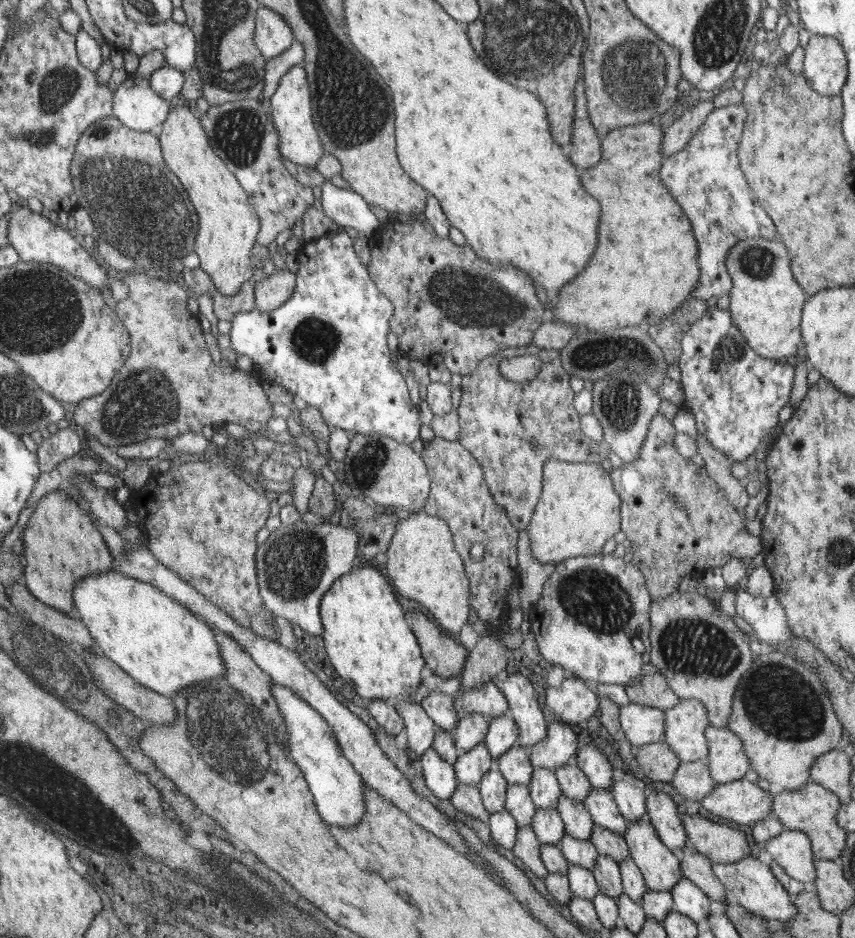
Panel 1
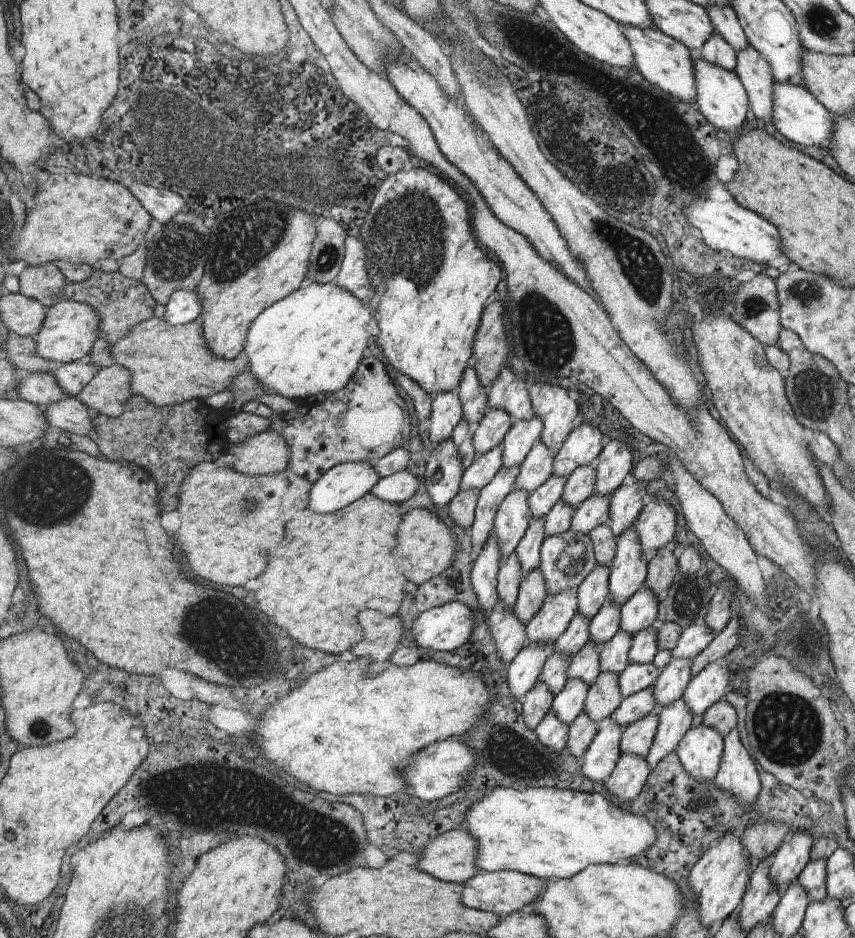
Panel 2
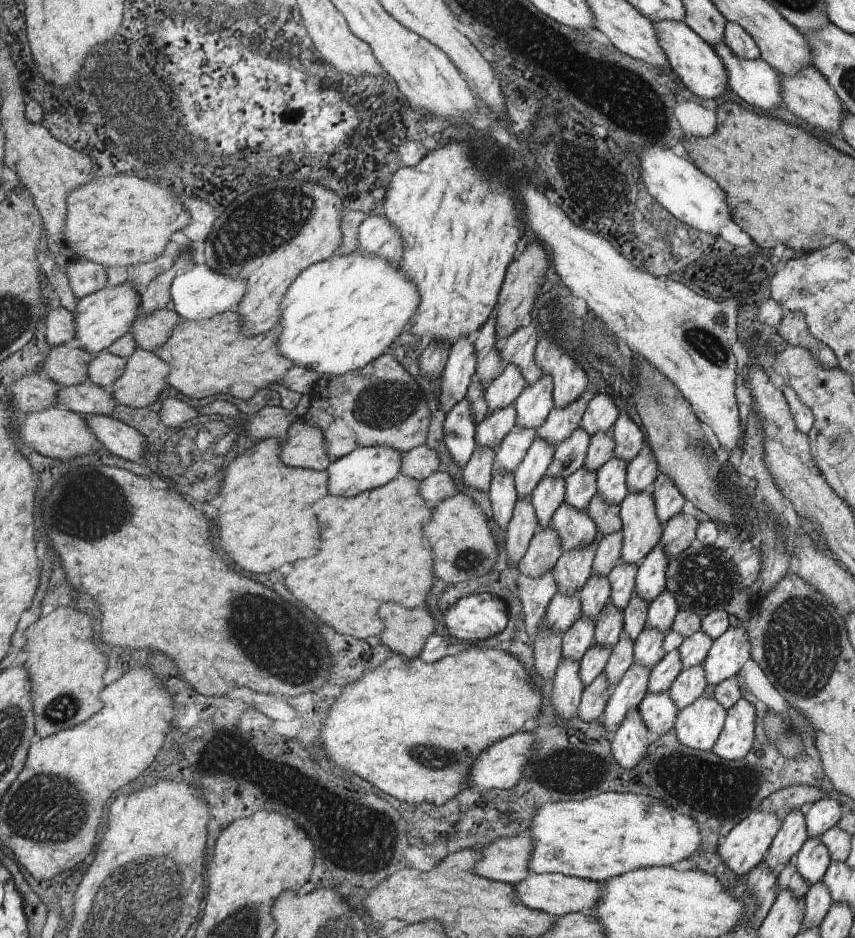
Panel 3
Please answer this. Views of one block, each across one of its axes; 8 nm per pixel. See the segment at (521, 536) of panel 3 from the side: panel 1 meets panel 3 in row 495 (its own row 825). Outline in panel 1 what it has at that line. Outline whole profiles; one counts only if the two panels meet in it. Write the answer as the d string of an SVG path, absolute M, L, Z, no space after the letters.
M531 825L518 828L514 845L512 855L515 858L522 860L525 864L525 868L530 870L532 874L536 874L538 878L545 879L550 872L542 862L542 845Z

